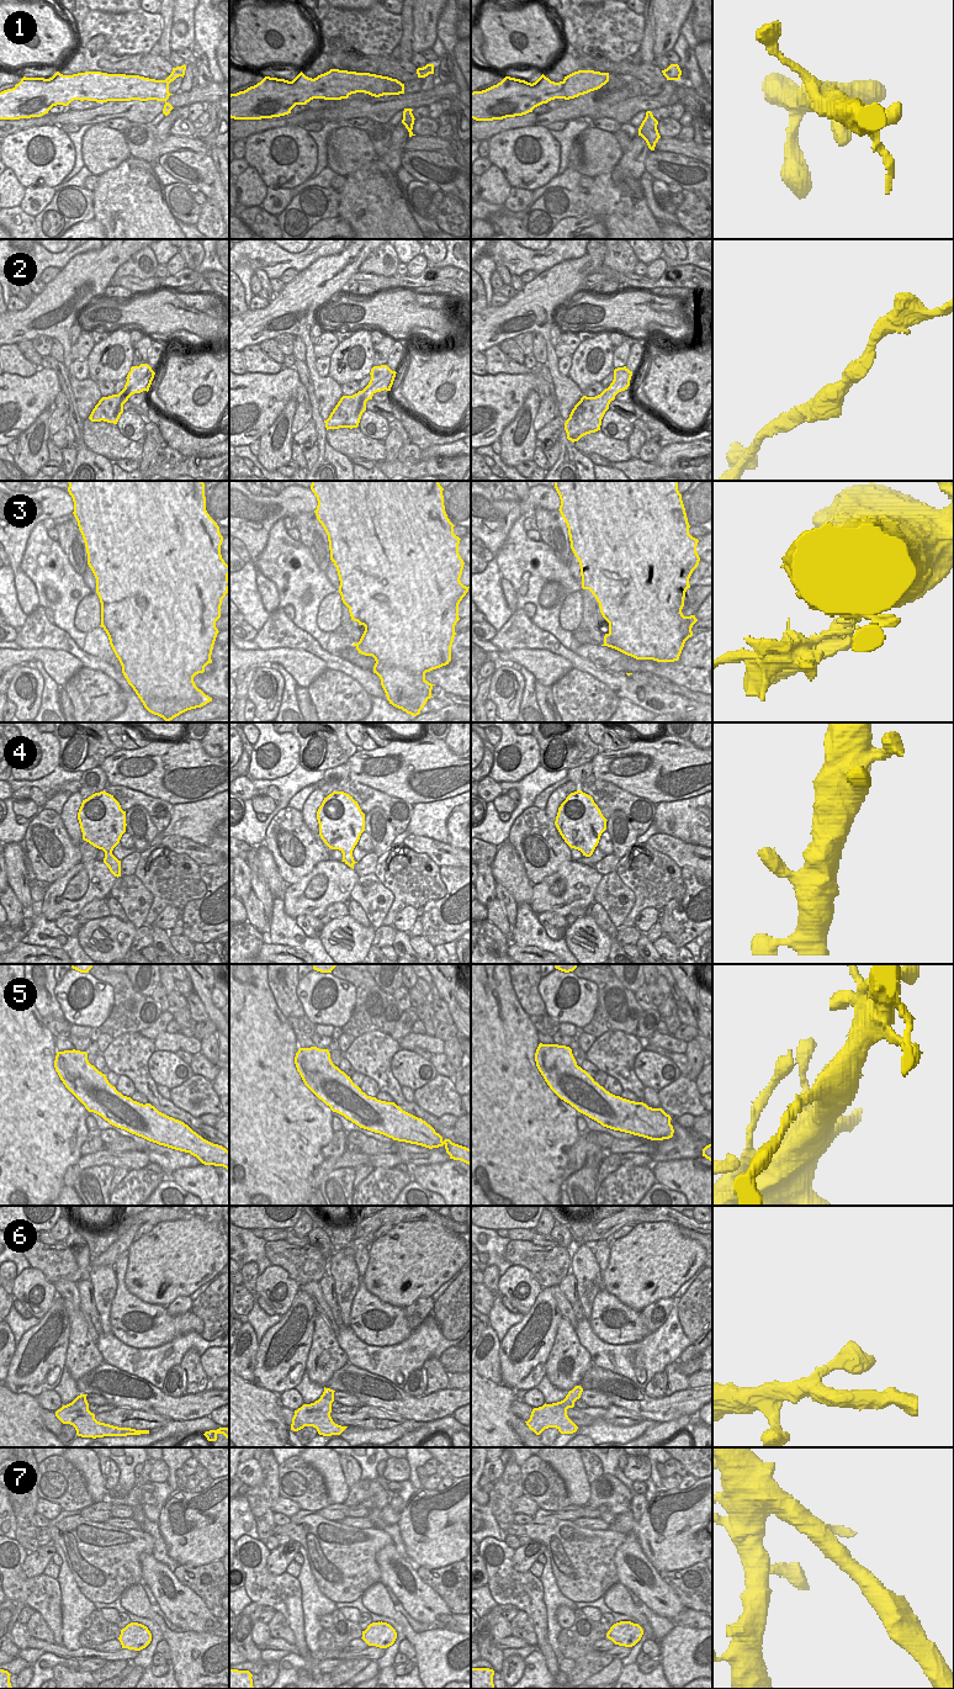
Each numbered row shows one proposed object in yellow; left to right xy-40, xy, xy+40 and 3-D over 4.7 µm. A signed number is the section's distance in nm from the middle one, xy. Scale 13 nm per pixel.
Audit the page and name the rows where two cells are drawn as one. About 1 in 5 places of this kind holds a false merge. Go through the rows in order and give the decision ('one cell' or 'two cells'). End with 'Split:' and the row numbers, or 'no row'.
1: one cell
2: one cell
3: two cells
4: one cell
5: one cell
6: one cell
7: one cell
Split: 3

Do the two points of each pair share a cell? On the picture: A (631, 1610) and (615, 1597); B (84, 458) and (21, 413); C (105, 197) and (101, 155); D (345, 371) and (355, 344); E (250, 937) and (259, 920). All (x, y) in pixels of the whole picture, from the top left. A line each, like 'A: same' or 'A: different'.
A: same
B: different
C: different
D: same
E: different

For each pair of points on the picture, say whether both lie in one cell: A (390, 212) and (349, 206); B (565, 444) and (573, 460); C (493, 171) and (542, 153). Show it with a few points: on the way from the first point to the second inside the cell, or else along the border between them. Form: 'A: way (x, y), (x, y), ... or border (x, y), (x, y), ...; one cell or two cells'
A: way (380, 212), (372, 206), (359, 206); one cell
B: way (567, 448), (570, 456); one cell
C: border (492, 164), (501, 170), (512, 186); two cells

